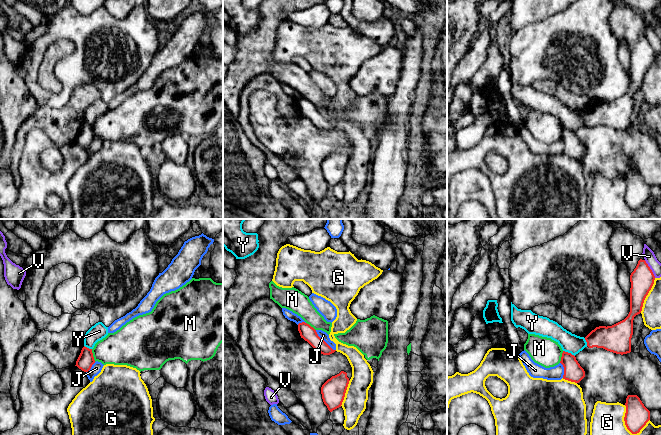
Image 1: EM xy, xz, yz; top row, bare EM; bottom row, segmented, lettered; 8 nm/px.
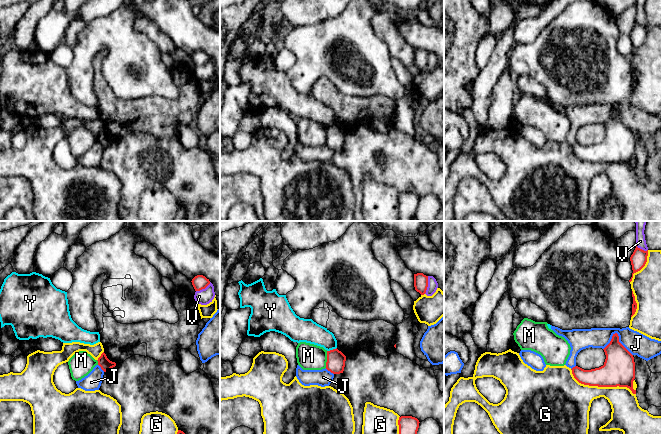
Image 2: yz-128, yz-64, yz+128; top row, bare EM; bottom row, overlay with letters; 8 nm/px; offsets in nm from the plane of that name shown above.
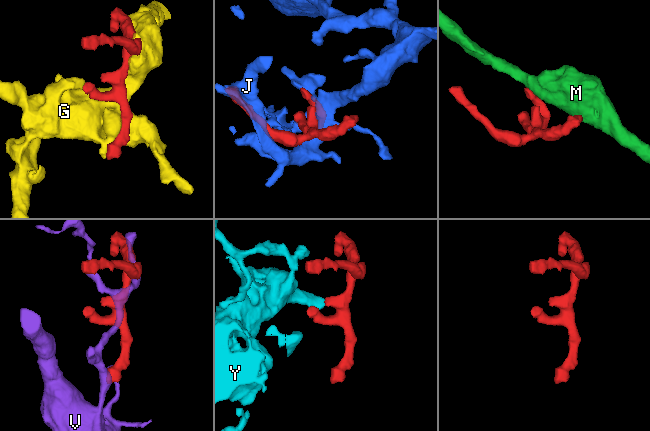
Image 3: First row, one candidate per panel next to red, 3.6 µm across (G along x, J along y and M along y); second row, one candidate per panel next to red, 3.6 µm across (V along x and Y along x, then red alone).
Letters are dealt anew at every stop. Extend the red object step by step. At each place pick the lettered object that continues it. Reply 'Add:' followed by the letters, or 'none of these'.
Add: none of these

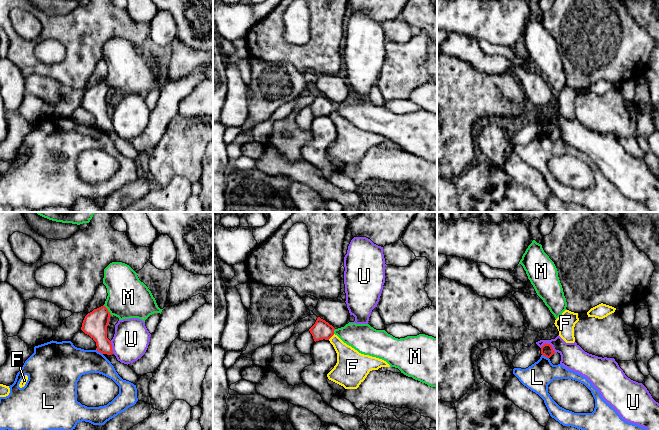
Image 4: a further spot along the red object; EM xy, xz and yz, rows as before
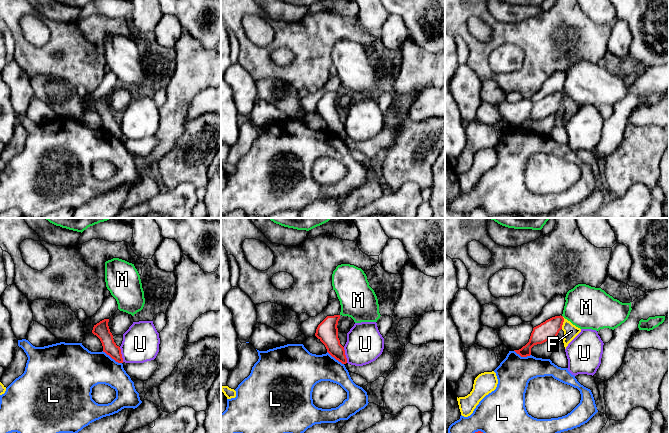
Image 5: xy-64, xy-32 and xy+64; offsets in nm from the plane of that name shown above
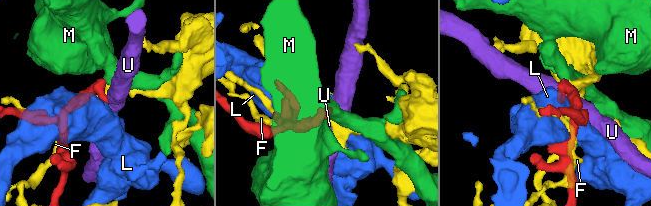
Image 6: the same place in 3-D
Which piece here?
Add: M

